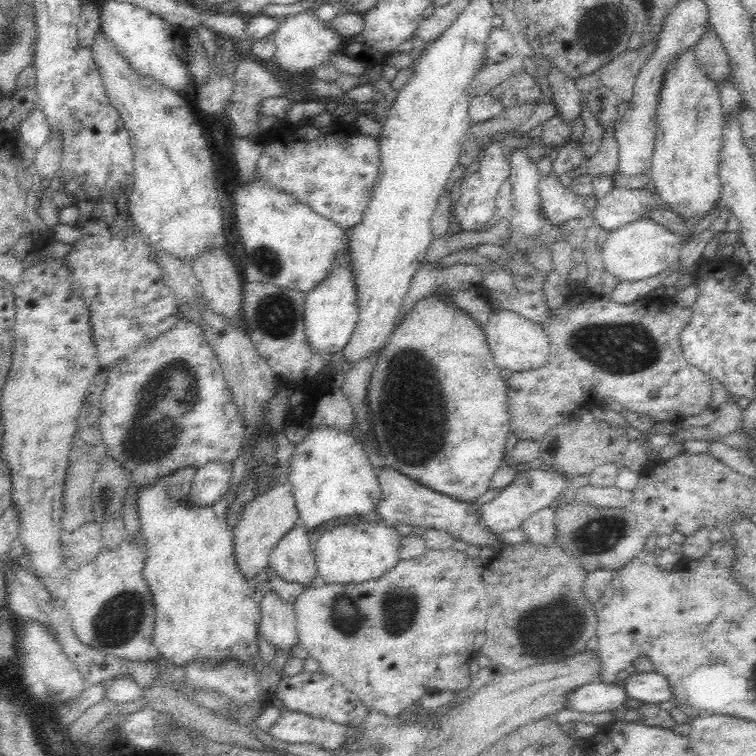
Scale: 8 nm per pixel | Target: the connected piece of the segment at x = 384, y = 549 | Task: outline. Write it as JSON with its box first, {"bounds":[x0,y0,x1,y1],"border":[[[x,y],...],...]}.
{"bounds":[314,519,401,583],"border":[[[378,519],[376,522],[344,522],[326,530],[314,542],[314,562],[316,576],[326,583],[366,582],[380,578],[384,572],[400,561],[401,536],[395,527]]]}

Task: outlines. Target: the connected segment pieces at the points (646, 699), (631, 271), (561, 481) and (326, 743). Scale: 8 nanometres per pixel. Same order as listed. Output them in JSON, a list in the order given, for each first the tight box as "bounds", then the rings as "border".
[{"bounds":[622,670,674,706],"border":[[[631,670],[630,677],[622,681],[622,688],[628,699],[642,703],[670,706],[674,702],[670,683],[656,672],[636,673]]]},{"bounds":[601,218,683,281],"border":[[[644,218],[610,231],[603,242],[601,255],[605,269],[618,281],[642,281],[673,267],[683,240],[654,220]]]},{"bounds":[478,470,566,532],"border":[[[523,470],[508,485],[501,489],[500,494],[486,503],[478,503],[480,507],[480,523],[494,532],[504,532],[519,528],[520,524],[534,511],[550,506],[551,502],[565,489],[566,480],[562,472],[556,470]]]},{"bounds":[269,711,358,751],"border":[[[288,711],[280,715],[269,734],[282,742],[314,744],[323,750],[334,751],[340,748],[344,740],[356,738],[358,731],[330,719],[312,718],[303,712]]]}]

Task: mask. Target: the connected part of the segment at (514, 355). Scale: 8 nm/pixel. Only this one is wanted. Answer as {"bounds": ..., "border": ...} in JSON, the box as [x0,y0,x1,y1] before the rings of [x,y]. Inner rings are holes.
{"bounds":[484,309,551,373],"border":[[[497,309],[489,314],[484,329],[488,348],[499,369],[511,370],[513,373],[529,371],[544,366],[550,360],[551,342],[539,322],[528,320],[510,310]]]}

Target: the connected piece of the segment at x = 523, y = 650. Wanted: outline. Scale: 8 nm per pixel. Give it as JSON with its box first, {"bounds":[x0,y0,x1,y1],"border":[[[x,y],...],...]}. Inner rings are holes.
{"bounds":[479,540,598,672],"border":[[[531,540],[504,546],[494,562],[490,562],[482,570],[482,581],[487,590],[490,604],[486,642],[479,650],[494,664],[505,666],[509,672],[514,672],[532,666],[562,662],[576,654],[584,654],[587,643],[597,634],[598,615],[594,610],[594,601],[585,595],[585,576],[588,570],[583,567],[580,559],[568,554],[557,542],[552,544],[536,544]]]}

